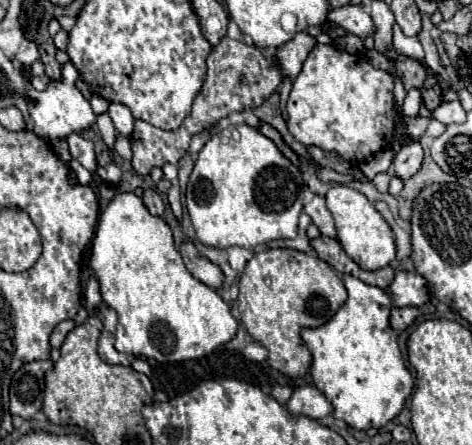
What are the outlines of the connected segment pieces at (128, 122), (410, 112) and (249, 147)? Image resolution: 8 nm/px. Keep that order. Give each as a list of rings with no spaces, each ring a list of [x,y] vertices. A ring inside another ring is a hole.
[[[111,102],[109,104],[109,116],[113,118],[113,124],[115,124],[115,128],[117,128],[119,134],[131,136],[133,126],[135,126],[135,118],[131,116],[131,110],[125,104]]]
[[[413,88],[407,93],[407,97],[402,105],[404,114],[410,119],[419,116],[419,109],[421,103],[421,91]]]
[[[243,124],[239,131],[227,128],[213,134],[199,150],[185,192],[187,212],[203,244],[253,250],[263,242],[297,236],[297,220],[303,210],[301,188],[299,168],[281,154],[273,140],[265,138],[257,128]]]

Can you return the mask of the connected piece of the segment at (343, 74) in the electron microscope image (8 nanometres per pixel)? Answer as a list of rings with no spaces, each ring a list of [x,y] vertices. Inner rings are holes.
[[[315,44],[307,60],[303,62],[299,76],[295,78],[289,100],[287,100],[286,112],[289,112],[289,120],[286,121],[287,128],[297,142],[305,146],[319,146],[327,152],[337,152],[347,162],[359,164],[391,144],[395,118],[397,118],[397,108],[395,108],[391,90],[393,90],[393,74],[373,68],[367,58],[349,54],[345,50],[341,52],[339,48],[331,44]],[[291,98],[301,100],[297,108],[291,104]]]

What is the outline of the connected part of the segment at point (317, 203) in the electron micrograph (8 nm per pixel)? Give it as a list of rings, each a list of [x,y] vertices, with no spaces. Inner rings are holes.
[[[313,196],[313,200],[309,204],[305,204],[305,212],[311,216],[313,224],[321,230],[323,236],[329,236],[329,238],[335,238],[337,240],[335,222],[333,222],[333,216],[331,216],[329,208],[325,206],[325,198]]]

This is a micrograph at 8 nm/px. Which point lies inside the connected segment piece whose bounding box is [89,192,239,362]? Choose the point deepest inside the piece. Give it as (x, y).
(164, 313)

